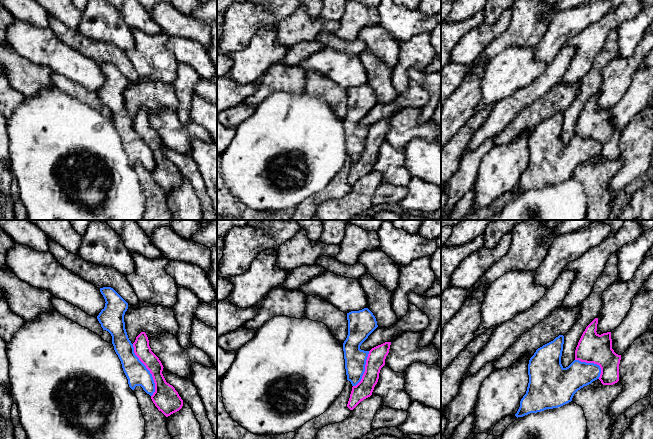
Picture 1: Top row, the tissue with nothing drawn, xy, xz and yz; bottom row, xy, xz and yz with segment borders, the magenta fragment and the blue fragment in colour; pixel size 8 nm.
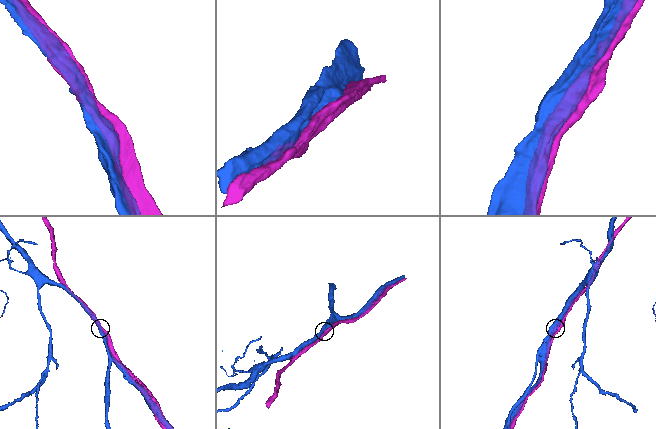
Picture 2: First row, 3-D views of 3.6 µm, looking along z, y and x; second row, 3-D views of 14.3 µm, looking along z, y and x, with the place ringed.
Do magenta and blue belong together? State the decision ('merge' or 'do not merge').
do not merge

